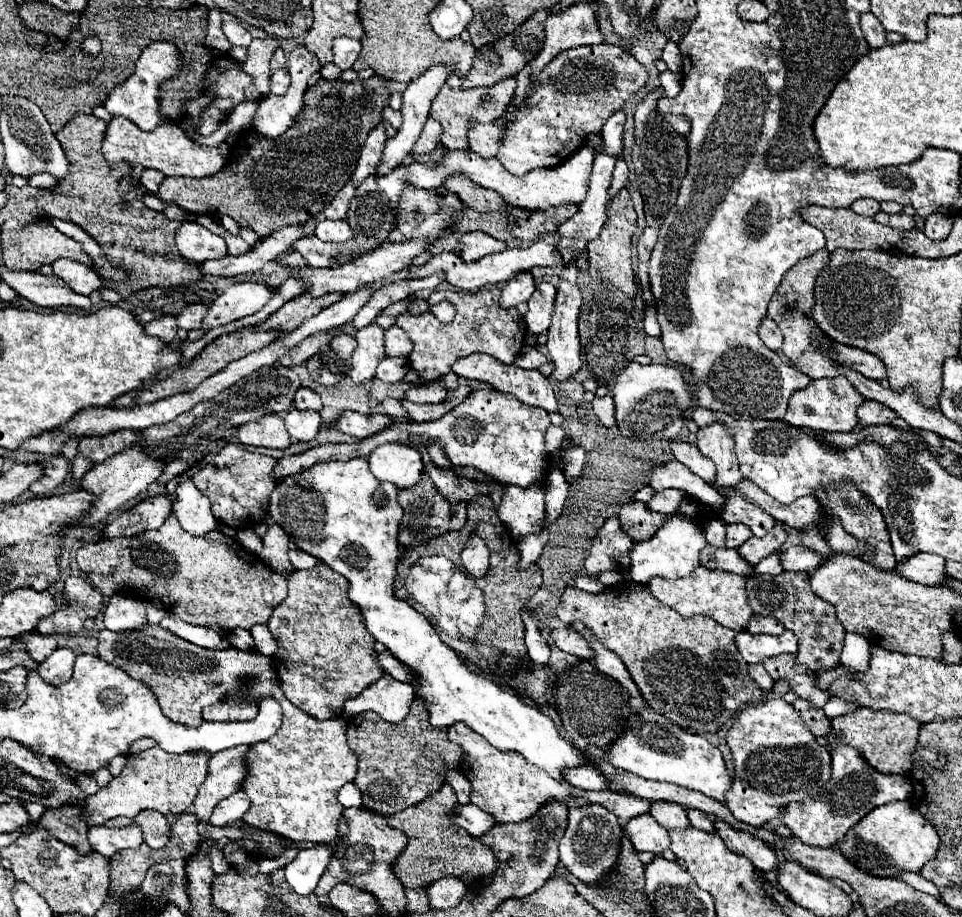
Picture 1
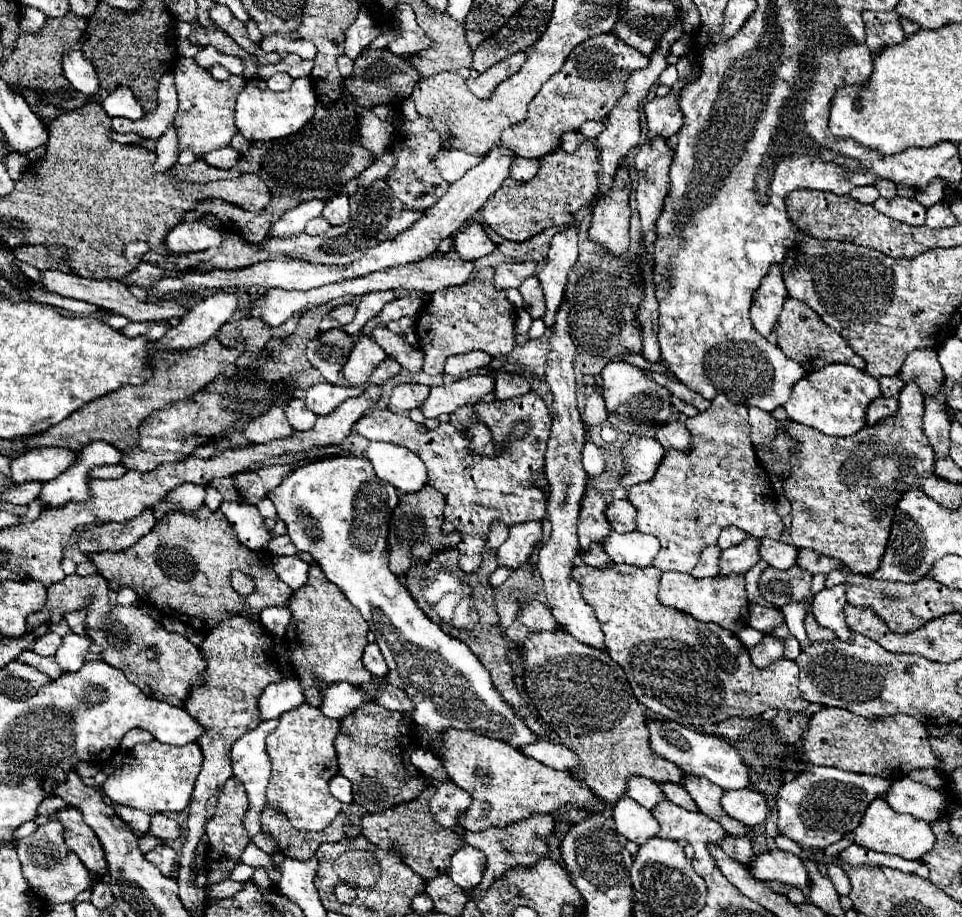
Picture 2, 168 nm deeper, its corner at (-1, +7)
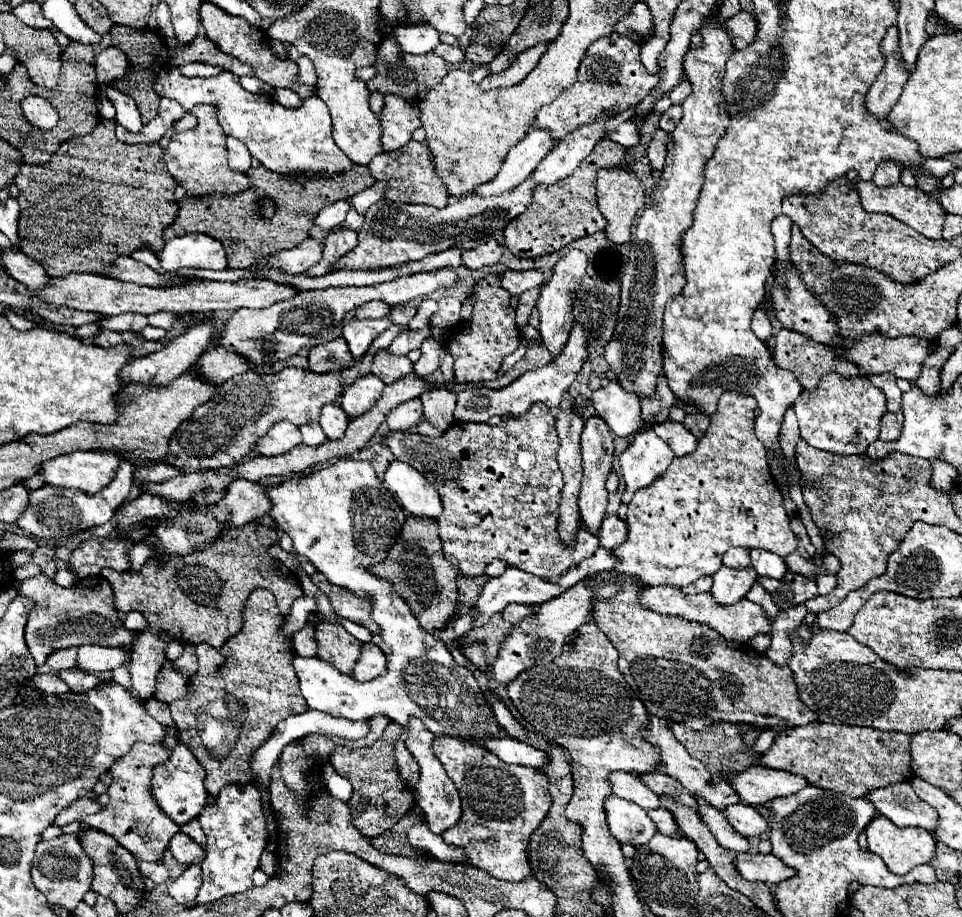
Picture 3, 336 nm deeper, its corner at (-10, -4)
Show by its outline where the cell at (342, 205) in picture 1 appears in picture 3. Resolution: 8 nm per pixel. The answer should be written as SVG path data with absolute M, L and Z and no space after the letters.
M342 229L336 233L328 233L328 237L324 239L324 251L322 251L322 259L320 263L316 263L312 269L308 269L308 277L320 277L332 271L332 267L336 265L336 261L346 255L348 251L352 251L356 247L358 239L356 233L350 229Z

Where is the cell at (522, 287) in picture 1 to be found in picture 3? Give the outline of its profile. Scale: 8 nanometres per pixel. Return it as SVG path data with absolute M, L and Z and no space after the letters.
M532 269L532 271L504 271L502 275L502 287L510 293L520 297L524 291L542 287L542 271Z

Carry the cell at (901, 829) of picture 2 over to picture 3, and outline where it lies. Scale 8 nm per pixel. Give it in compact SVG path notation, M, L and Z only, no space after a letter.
M874 817L868 825L866 825L866 835L868 835L868 849L872 853L876 853L888 867L888 871L896 873L896 875L906 875L910 869L914 869L916 865L922 863L930 863L934 849L936 849L936 841L932 837L930 831L920 829L920 827L896 827L892 821L888 821L886 817Z

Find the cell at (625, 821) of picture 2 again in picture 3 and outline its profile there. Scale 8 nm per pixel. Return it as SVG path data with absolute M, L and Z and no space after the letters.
M610 795L604 801L604 811L608 829L620 843L648 843L652 833L656 833L656 825L652 825L652 819L646 815L646 811L632 801Z

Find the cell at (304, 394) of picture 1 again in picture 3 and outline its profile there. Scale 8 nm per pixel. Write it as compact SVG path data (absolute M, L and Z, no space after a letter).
M328 405L322 409L320 427L324 429L328 439L340 439L346 431L346 425L348 425L348 417L342 413L340 405Z

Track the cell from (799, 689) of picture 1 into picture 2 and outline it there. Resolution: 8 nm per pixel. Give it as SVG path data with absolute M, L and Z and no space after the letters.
M579 564L573 568L571 578L579 582L585 602L593 608L597 620L601 622L609 656L625 670L635 698L655 714L661 714L683 726L711 726L735 716L757 718L767 708L787 708L803 712L809 706L809 702L801 698L797 690L799 668L793 660L781 658L767 668L755 668L751 666L747 648L735 638L733 632L721 628L719 624L699 622L693 616L683 614L681 610L663 606L657 598L661 578L659 568L635 568L619 564L593 568L587 564Z

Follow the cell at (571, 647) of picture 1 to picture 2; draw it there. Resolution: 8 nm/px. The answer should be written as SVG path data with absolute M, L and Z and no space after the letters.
M533 600L533 602L525 604L521 608L521 612L519 612L519 620L531 632L559 632L561 630L561 626L553 618L551 610L543 602L539 602L539 600Z

